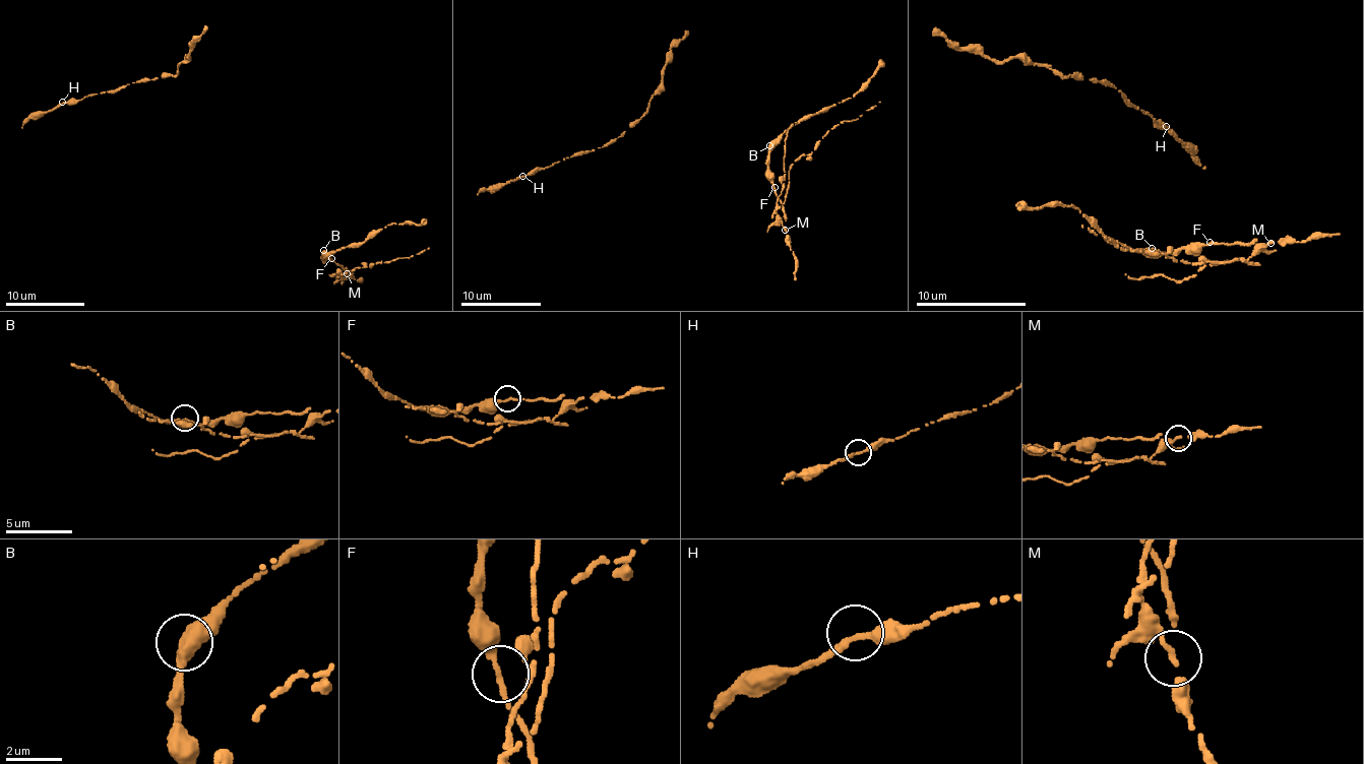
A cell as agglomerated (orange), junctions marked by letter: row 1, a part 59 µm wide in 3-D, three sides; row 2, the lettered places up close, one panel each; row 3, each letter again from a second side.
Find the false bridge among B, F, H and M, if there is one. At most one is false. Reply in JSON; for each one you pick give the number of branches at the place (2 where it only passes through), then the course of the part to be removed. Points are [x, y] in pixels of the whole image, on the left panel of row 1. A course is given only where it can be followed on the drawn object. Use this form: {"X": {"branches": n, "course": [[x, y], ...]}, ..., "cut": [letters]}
{"M": {"branches": 2, "course": [[348, 272], [337, 278], [347, 278], [347, 272], [358, 267], [408, 258], [429, 247]]}, "cut": ["M"]}

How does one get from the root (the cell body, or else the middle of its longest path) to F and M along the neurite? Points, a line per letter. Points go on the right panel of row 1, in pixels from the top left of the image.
F: (1152, 248), (1163, 253), (1177, 252), (1193, 244), (1206, 246), (1210, 242)
M: (1152, 248), (1163, 253), (1177, 252), (1193, 244), (1254, 243), (1265, 246), (1270, 242)

